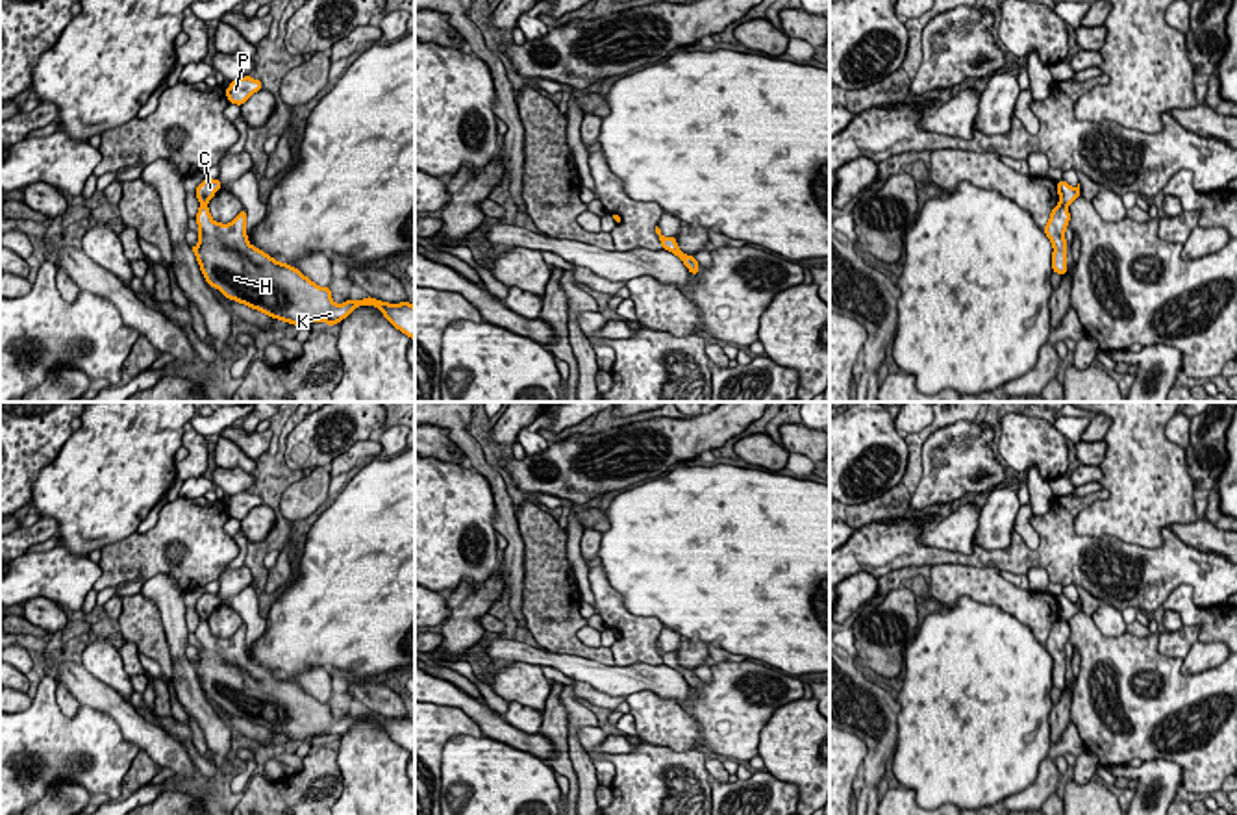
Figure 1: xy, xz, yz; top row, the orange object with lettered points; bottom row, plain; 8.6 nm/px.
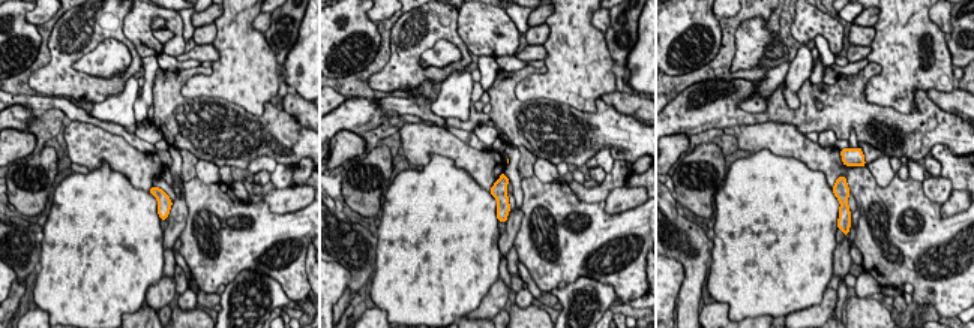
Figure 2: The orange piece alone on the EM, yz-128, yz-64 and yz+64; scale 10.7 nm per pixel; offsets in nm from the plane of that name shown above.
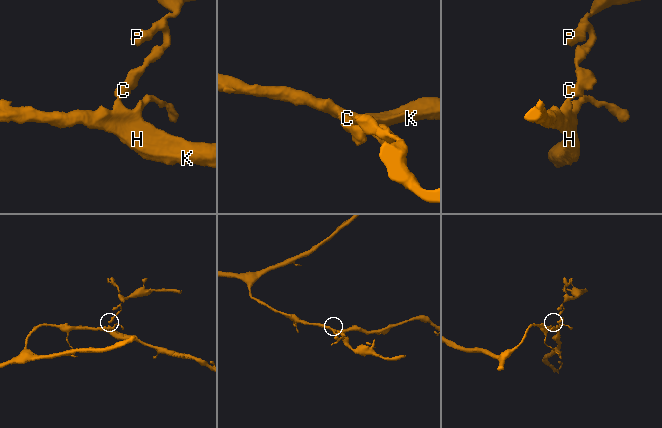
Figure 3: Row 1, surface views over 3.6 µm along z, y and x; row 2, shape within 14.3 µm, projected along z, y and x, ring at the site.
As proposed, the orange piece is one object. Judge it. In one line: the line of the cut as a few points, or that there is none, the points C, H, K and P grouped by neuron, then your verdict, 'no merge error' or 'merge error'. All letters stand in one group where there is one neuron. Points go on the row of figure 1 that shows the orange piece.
cut xy (200, 204), (206, 206); groups C P / H K; merge error

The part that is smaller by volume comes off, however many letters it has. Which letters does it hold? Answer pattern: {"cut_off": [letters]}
{"cut_off": ["C", "P"]}

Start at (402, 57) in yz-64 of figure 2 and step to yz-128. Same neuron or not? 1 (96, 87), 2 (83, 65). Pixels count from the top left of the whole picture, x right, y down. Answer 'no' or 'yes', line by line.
1: yes
2: no

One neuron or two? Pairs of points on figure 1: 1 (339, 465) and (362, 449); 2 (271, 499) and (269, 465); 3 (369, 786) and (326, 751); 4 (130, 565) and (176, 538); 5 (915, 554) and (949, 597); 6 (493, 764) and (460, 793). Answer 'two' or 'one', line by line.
1: one
2: one
3: two
4: one
5: two
6: one

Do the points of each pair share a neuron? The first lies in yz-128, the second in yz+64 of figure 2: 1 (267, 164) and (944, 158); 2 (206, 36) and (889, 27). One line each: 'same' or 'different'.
1: same
2: different

